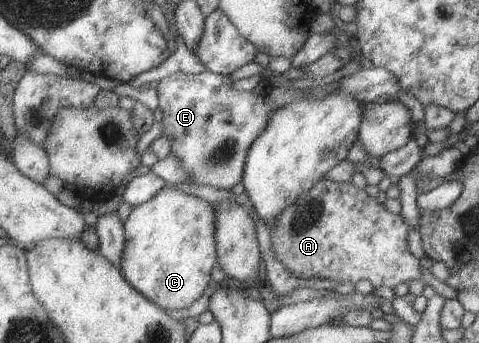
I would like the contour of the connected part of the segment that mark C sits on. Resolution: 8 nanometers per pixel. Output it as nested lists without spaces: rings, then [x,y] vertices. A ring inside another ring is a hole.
[[[165,184],[150,200],[133,206],[123,222],[124,248],[119,262],[121,273],[132,288],[161,309],[186,310],[194,300],[202,296],[204,288],[212,281],[210,270],[214,262],[217,262],[214,223],[211,203]]]

